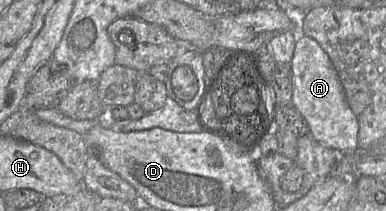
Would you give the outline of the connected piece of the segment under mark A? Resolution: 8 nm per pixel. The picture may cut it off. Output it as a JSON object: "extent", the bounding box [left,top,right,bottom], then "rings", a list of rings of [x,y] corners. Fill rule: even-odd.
{"extent":[289,36,359,152],"rings":[[[309,36],[296,42],[289,64],[292,76],[291,104],[307,123],[310,134],[322,145],[337,152],[354,152],[359,148],[359,124],[350,108],[339,75],[328,54]]]}

